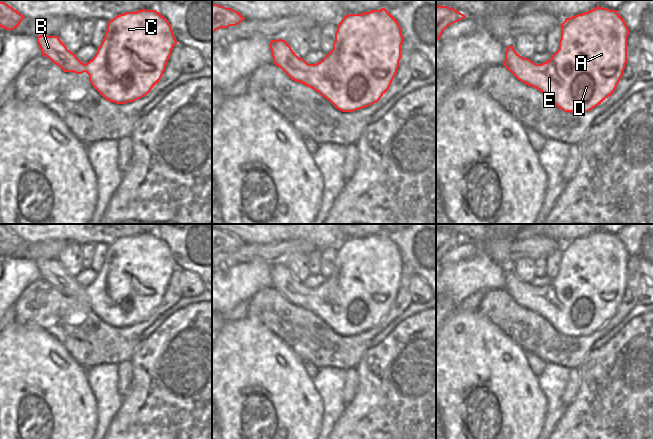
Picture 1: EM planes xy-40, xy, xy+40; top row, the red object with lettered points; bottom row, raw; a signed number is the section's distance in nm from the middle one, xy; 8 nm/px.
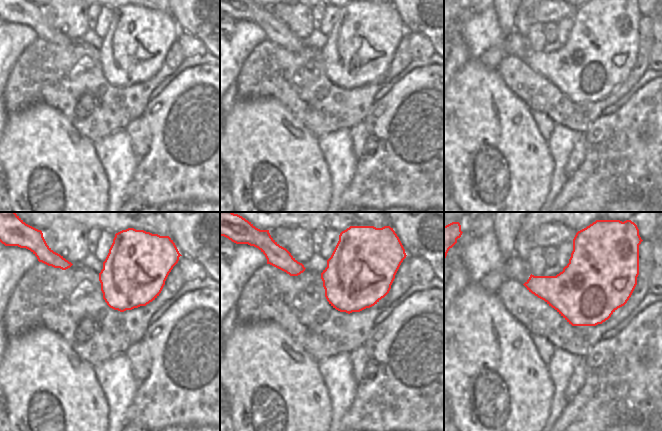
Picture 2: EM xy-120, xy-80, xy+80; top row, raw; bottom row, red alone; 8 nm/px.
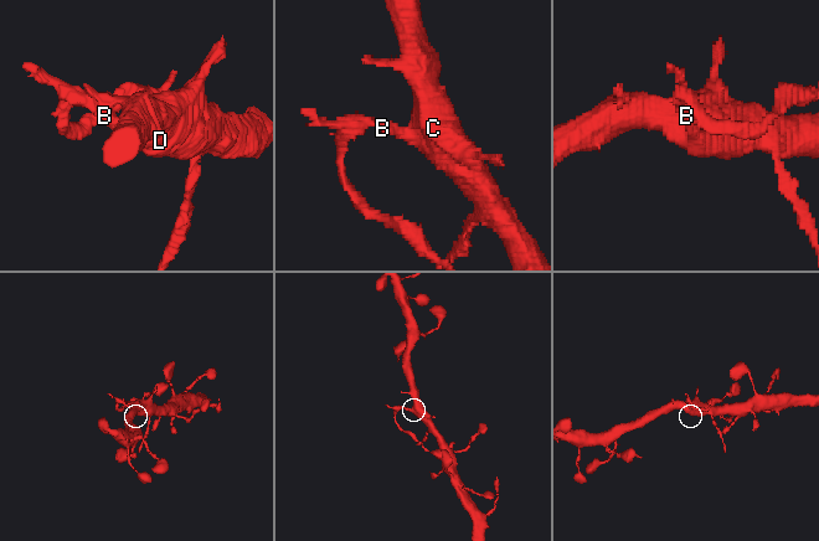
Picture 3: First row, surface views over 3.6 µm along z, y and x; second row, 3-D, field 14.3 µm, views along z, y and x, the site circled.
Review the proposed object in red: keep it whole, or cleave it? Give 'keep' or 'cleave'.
cleave

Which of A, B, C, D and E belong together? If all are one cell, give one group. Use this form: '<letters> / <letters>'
A C D E / B

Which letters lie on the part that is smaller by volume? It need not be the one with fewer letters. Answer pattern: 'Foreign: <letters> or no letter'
Foreign: B.

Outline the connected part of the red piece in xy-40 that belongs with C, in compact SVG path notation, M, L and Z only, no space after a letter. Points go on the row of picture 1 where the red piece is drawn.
M143 8L120 14L108 22L105 37L92 60L84 64L78 58L65 59L59 67L64 72L86 72L91 85L103 98L126 104L146 96L159 82L176 44L167 19L156 10Z

